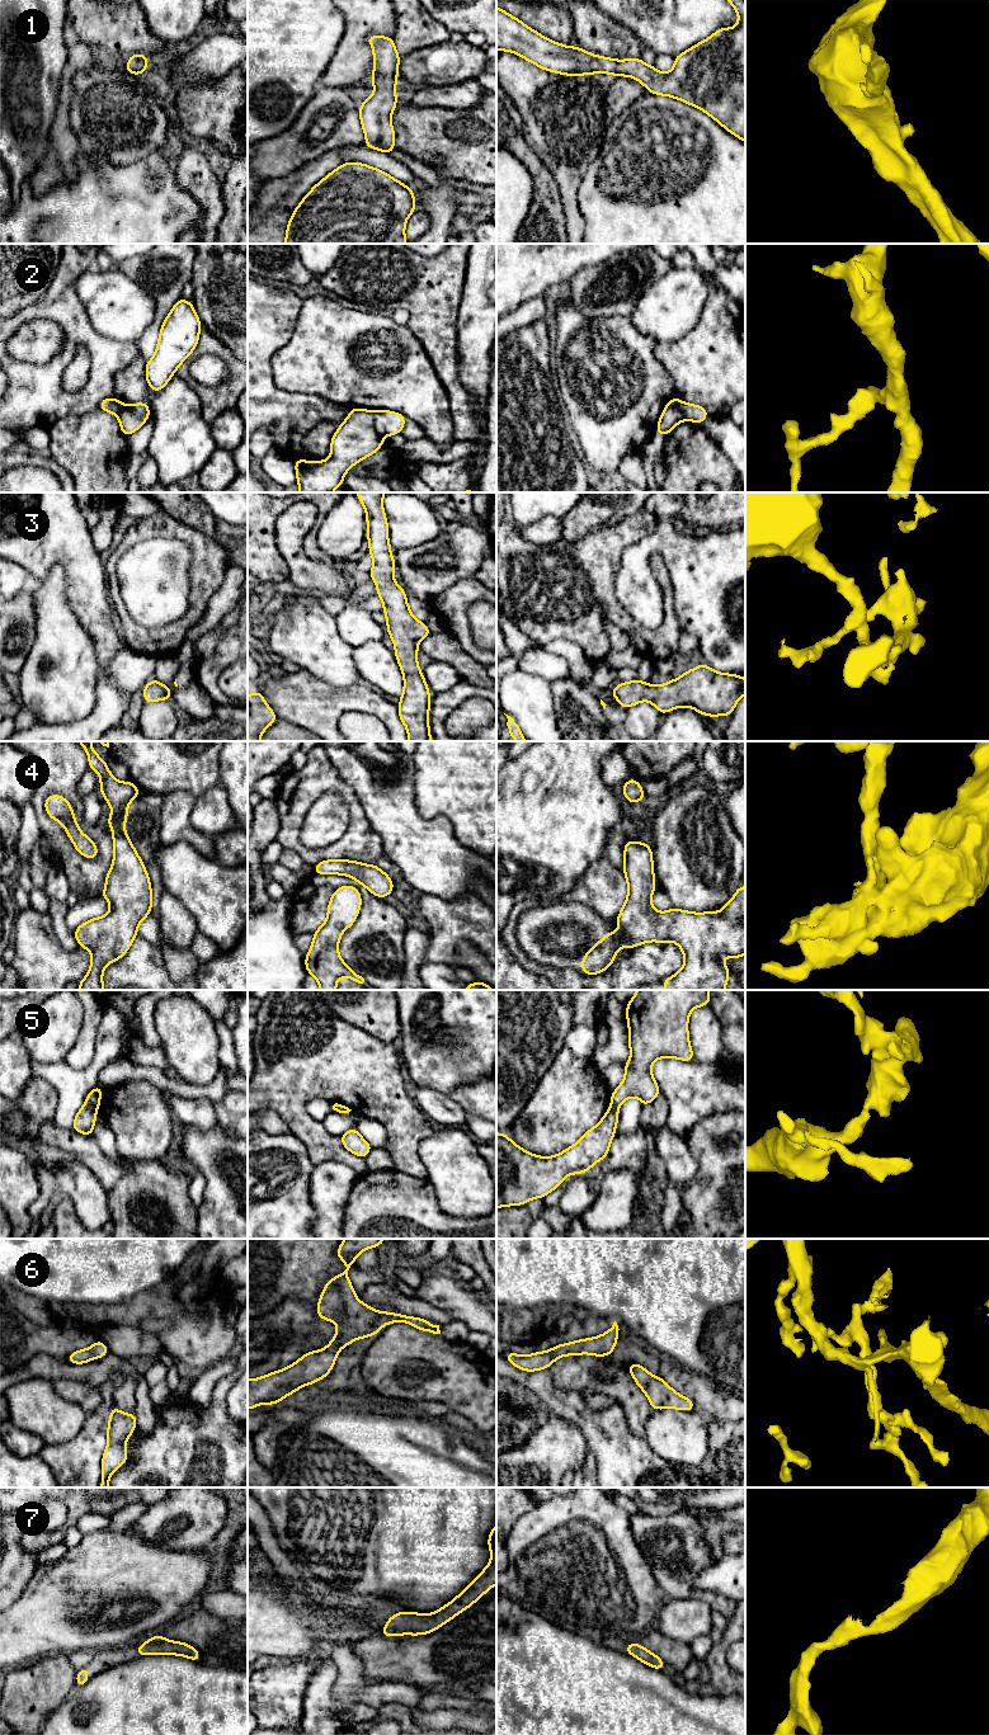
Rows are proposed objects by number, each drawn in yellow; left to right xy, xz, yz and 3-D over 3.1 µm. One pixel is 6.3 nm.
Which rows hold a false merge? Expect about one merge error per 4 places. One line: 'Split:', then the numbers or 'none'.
Split: 2, 5

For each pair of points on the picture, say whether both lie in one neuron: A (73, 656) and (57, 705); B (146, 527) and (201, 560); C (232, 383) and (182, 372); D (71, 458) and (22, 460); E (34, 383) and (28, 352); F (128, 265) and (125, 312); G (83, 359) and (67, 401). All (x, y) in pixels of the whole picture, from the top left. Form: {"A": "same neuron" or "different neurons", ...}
{"A": "same neuron", "B": "same neuron", "C": "same neuron", "D": "different neurons", "E": "different neurons", "F": "different neurons", "G": "different neurons"}

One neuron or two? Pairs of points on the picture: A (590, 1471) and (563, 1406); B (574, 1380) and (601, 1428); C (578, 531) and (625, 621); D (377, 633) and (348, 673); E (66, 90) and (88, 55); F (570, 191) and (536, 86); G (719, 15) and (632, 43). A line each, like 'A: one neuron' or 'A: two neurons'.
A: two neurons
B: two neurons
C: two neurons
D: two neurons
E: one neuron
F: one neuron
G: two neurons

